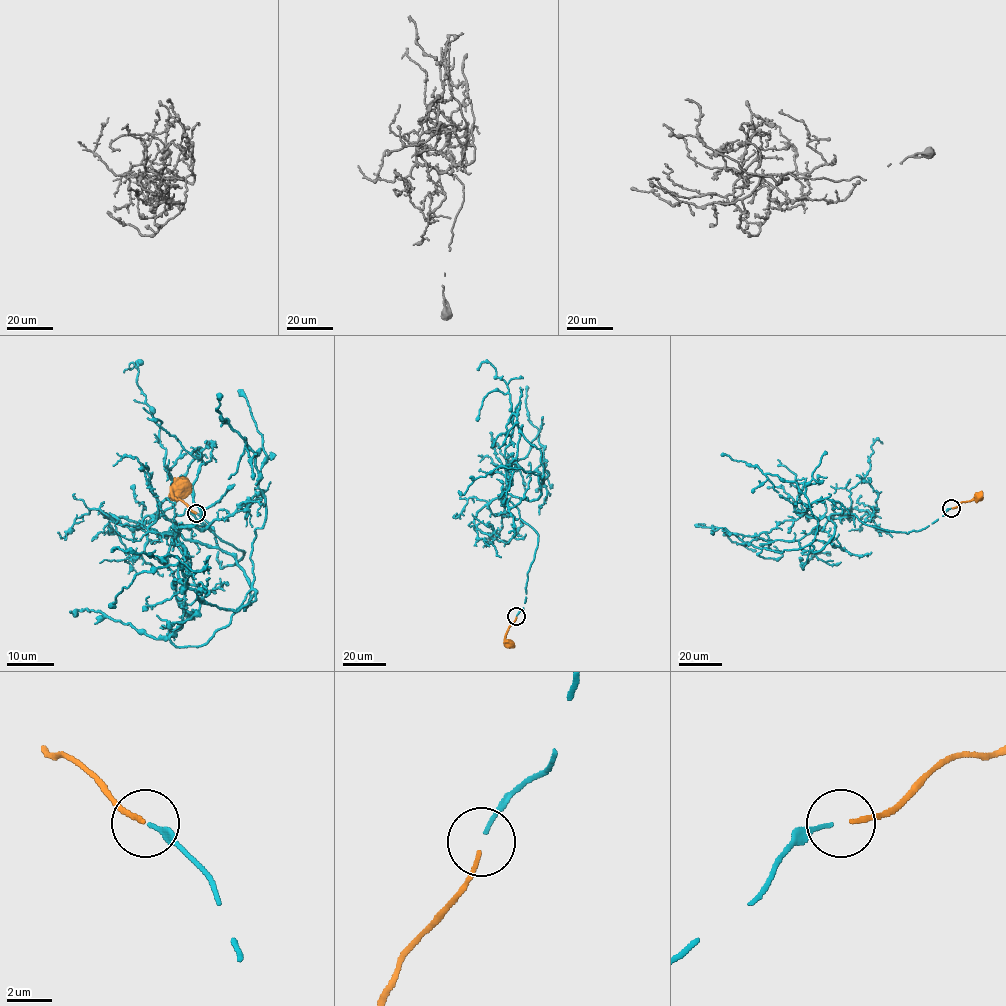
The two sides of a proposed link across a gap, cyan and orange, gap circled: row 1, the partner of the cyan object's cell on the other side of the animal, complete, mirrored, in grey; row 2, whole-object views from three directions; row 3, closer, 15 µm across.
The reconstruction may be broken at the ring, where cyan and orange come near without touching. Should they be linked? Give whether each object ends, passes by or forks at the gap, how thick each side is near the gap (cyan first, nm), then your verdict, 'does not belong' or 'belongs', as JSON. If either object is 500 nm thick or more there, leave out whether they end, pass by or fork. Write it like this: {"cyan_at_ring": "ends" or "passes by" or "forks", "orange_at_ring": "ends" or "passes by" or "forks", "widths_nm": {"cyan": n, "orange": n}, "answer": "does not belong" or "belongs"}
{"cyan_at_ring": "ends", "orange_at_ring": "ends", "widths_nm": {"cyan": 180, "orange": 200}, "answer": "belongs"}

